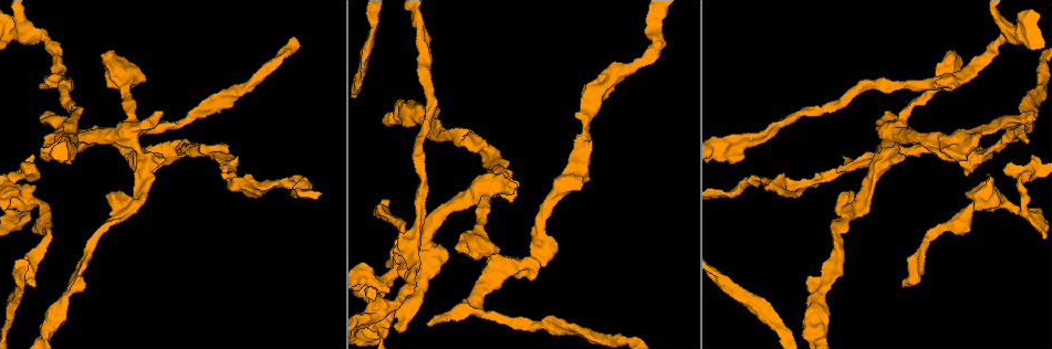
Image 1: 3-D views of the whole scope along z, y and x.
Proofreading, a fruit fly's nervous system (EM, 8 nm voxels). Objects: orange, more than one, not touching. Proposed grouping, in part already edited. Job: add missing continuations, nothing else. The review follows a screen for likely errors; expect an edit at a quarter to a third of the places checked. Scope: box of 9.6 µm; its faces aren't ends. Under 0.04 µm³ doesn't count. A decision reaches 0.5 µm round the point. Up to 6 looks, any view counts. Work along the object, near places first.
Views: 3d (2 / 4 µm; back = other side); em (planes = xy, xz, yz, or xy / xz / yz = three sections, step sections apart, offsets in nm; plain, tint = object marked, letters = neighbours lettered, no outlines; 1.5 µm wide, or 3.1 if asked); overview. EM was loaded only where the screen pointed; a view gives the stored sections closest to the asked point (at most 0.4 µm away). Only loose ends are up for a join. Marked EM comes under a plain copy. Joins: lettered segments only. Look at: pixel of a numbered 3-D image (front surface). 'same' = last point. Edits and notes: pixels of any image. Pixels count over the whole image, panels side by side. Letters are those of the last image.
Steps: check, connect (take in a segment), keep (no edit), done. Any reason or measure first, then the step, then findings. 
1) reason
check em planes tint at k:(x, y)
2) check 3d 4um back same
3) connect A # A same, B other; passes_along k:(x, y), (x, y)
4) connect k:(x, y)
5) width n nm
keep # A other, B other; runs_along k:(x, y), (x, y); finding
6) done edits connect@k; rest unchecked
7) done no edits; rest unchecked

free end
check 3d 4um at 1:(389, 290)

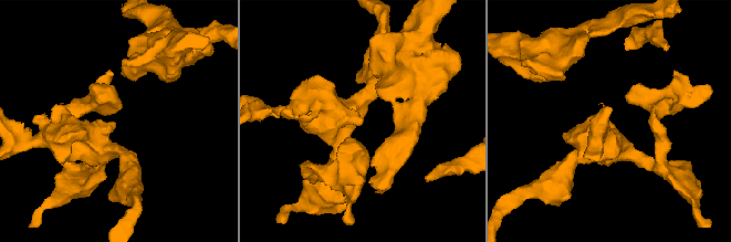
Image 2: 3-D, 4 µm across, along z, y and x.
check em yz step 8 tint at 2:(609, 123)

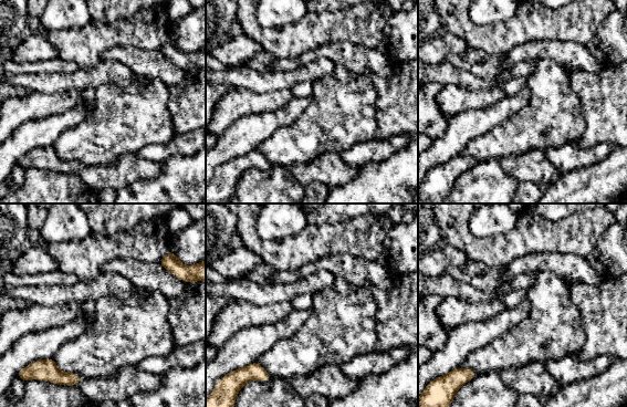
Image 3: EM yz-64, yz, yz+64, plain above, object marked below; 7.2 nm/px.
check em planes letters same

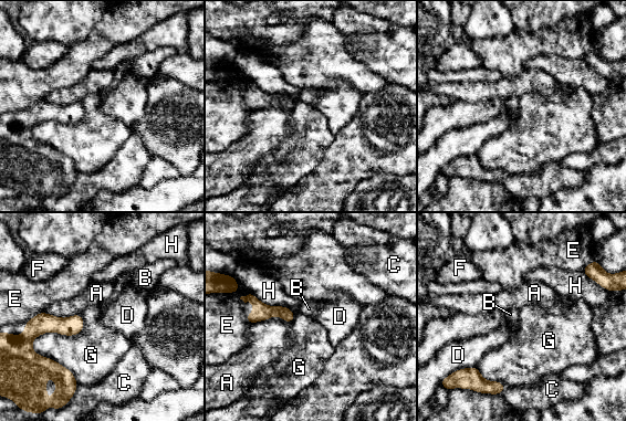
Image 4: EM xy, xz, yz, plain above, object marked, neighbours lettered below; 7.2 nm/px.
keep # A other, B other, C other, D other, E other, F other, G other, H other; no lettered segment goes on from it

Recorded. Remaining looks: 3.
branch stops here
check 3d 4um back at 1:(1028, 143)

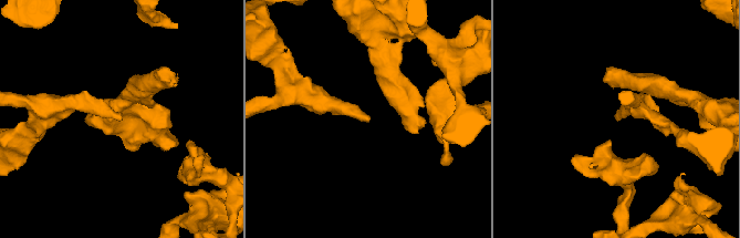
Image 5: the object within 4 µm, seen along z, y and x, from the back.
now the EM
check em planes letters at 5:(367, 118)

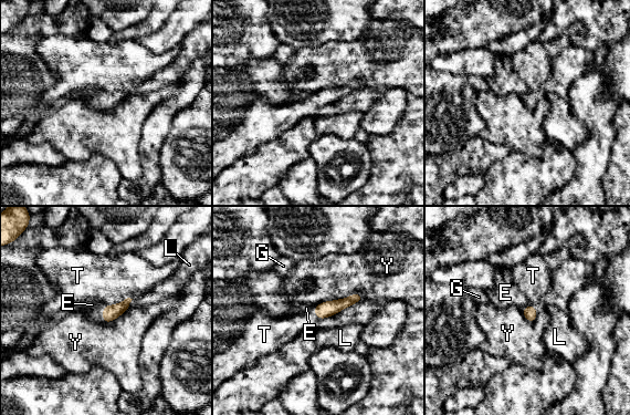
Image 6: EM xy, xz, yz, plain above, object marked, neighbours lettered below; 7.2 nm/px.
longest_contact Y 360 nm
connect 6:(108, 279) # E other, G other, L other, T same, Y other; it goes on there

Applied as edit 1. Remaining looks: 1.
check em xy step 4 letters at 1:(389, 200)

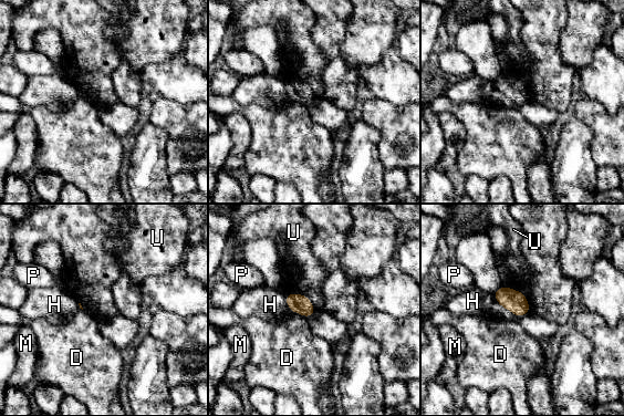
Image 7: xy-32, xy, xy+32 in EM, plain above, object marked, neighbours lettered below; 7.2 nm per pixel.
keep # D other, H other, M other, P other, U other; border 7:(286, 293), (304, 294), (315, 312); no lettered segment goes on from it

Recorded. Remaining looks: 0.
done edits connect@6; rest unchecked

